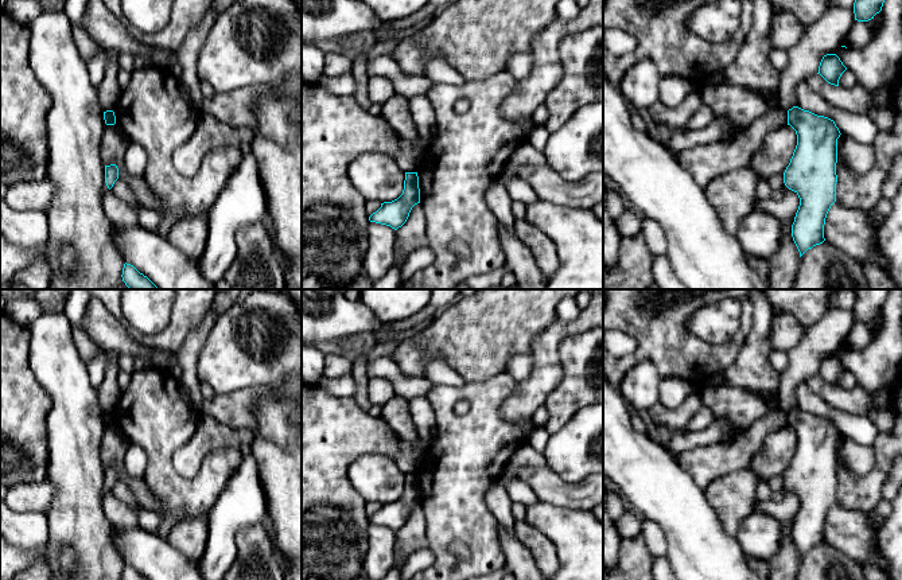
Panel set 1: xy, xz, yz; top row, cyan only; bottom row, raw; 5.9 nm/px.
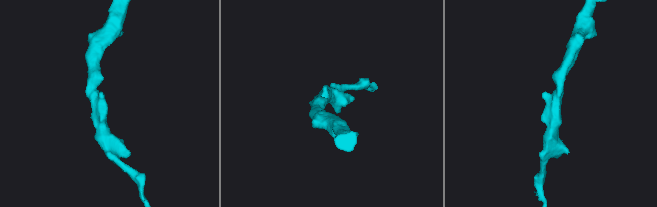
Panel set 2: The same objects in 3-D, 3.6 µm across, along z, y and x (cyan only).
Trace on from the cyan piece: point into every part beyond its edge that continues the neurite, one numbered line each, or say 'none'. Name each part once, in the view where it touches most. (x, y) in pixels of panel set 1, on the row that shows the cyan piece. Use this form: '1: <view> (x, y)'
none

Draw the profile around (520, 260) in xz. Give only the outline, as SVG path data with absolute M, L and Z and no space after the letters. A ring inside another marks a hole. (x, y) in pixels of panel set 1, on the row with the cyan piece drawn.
M499 226L499 242L506 256L506 266L517 280L517 289L545 289L548 280L528 246L504 226Z

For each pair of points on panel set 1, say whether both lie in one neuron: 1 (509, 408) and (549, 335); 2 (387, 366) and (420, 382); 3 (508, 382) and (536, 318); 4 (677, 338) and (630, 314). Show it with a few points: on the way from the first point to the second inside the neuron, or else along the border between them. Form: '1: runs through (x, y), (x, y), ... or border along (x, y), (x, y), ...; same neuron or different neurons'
1: runs through (528, 393), (547, 374), (547, 354); same neuron
2: runs through (395, 374), (403, 382), (412, 382); same neuron
3: border along (502, 372), (482, 381), (471, 381); different neurons
4: runs through (665, 333), (646, 314), (642, 314); same neuron

